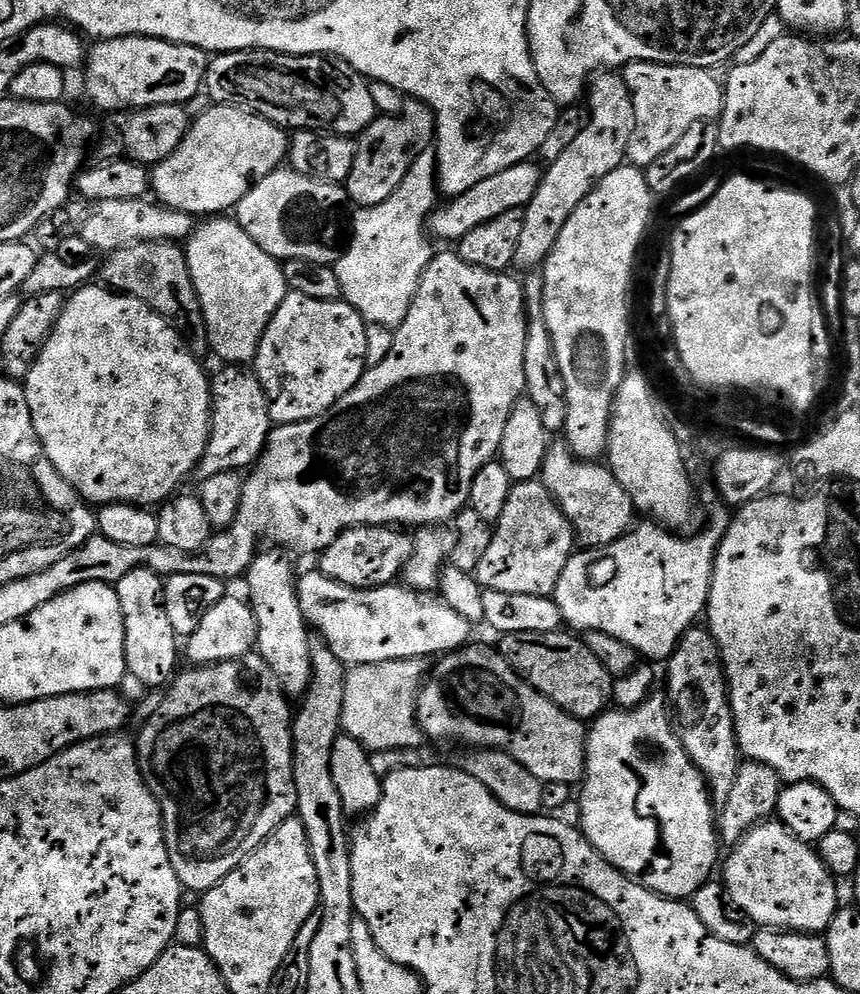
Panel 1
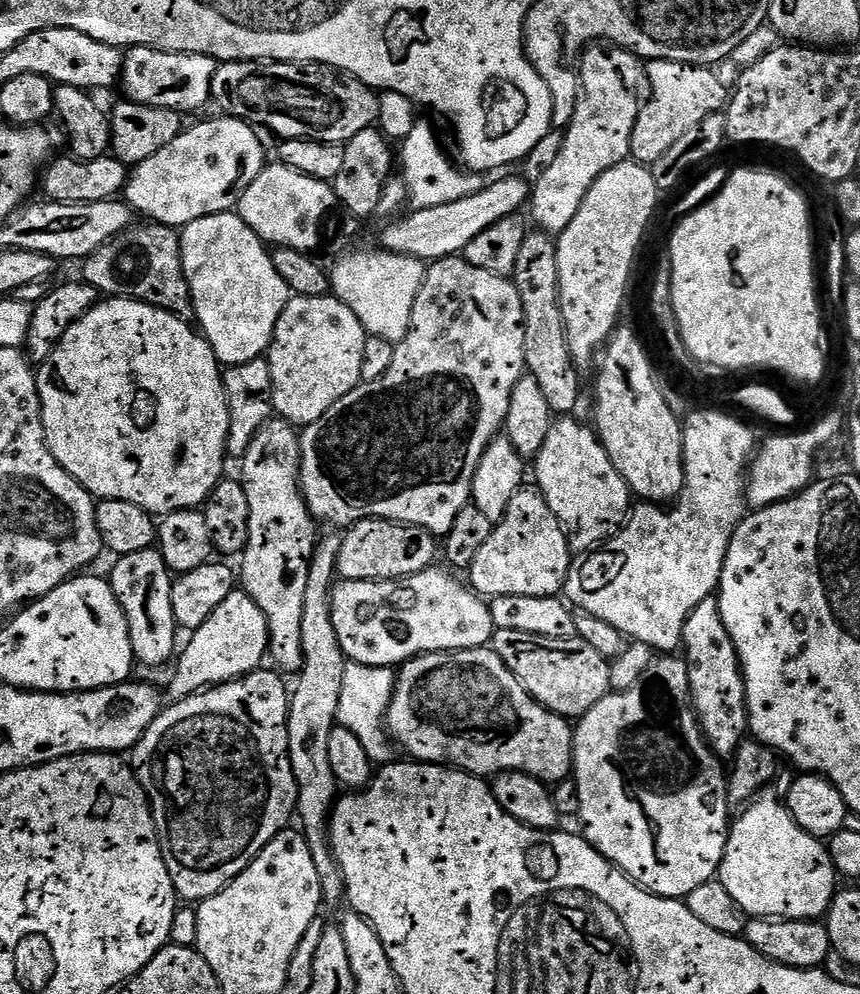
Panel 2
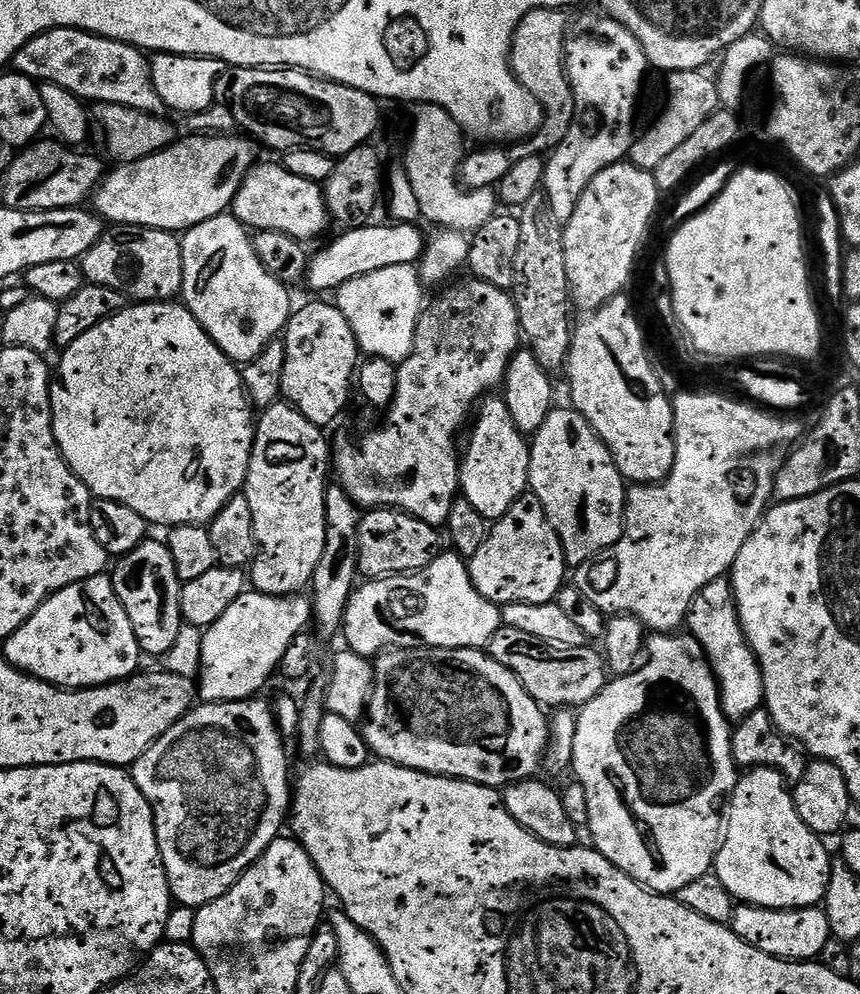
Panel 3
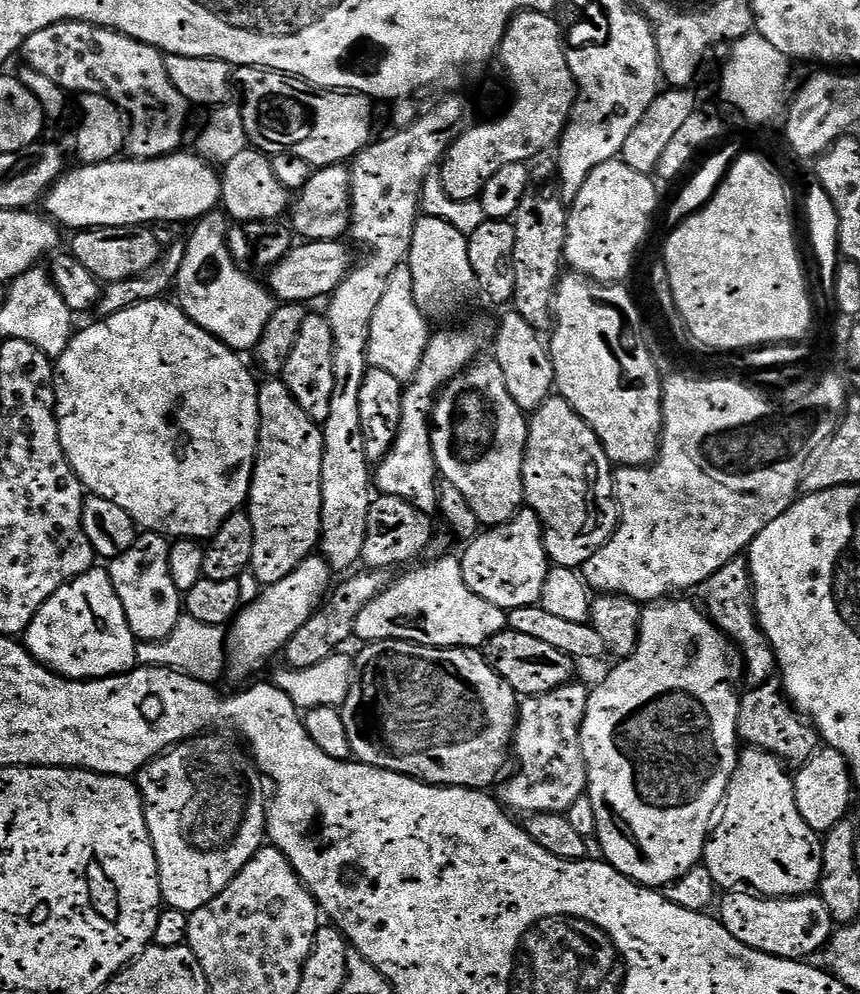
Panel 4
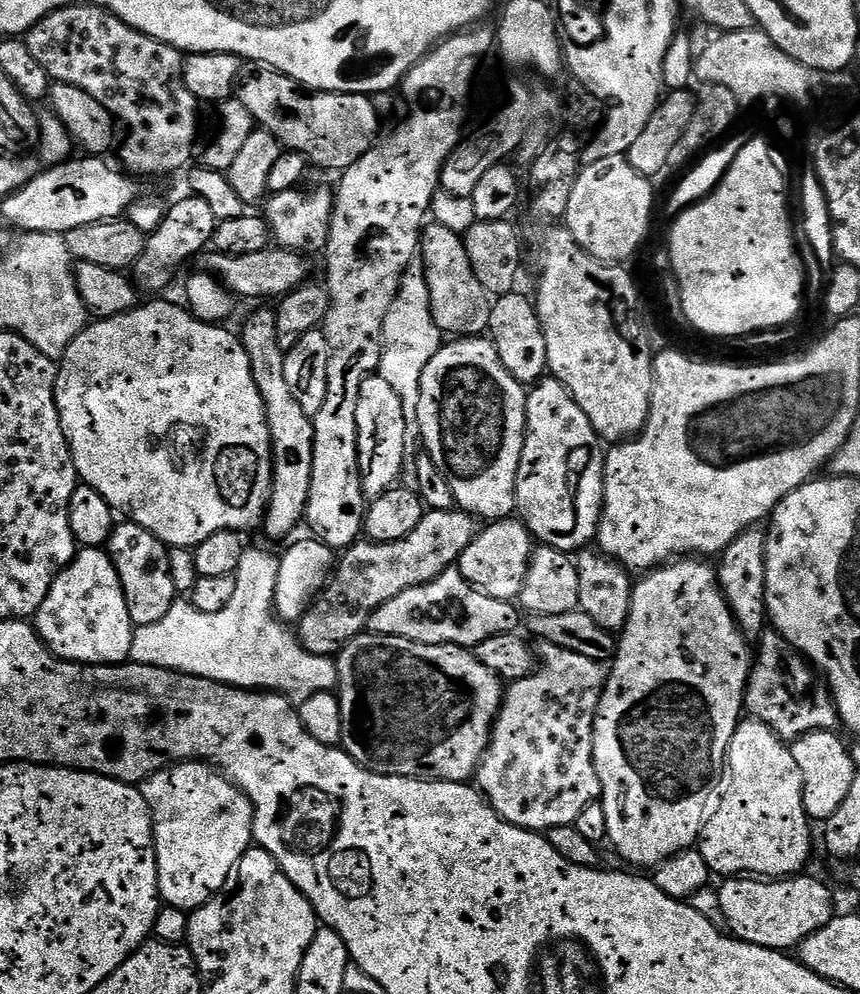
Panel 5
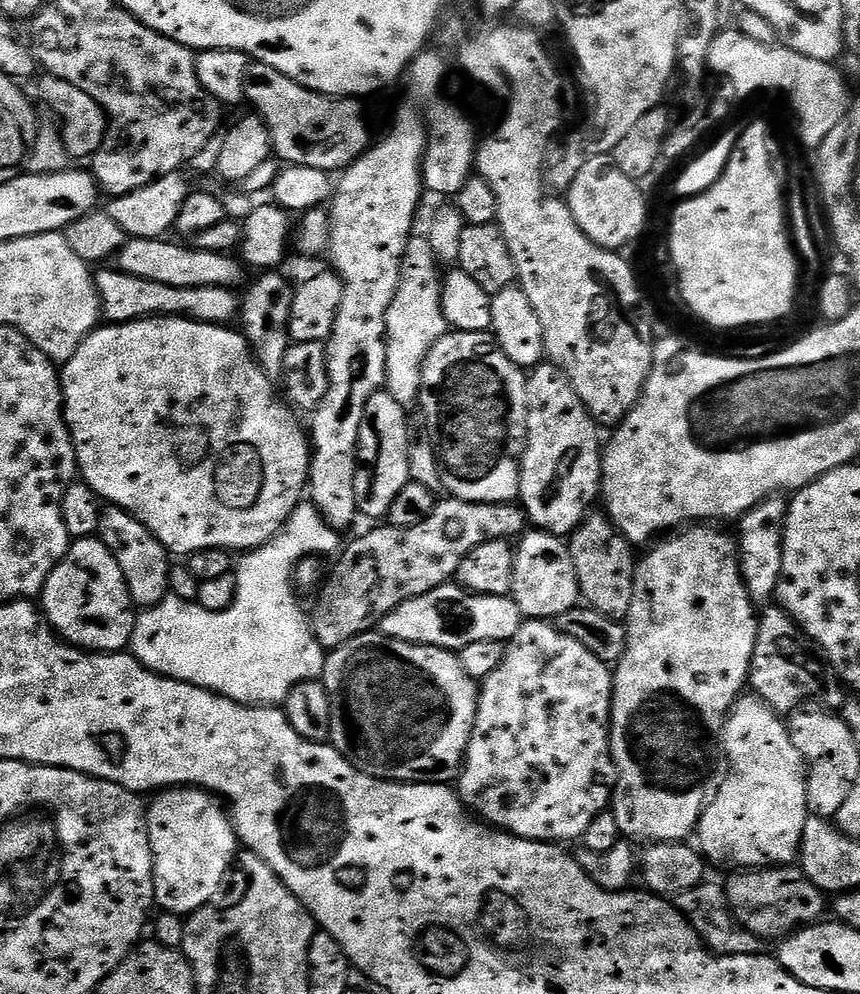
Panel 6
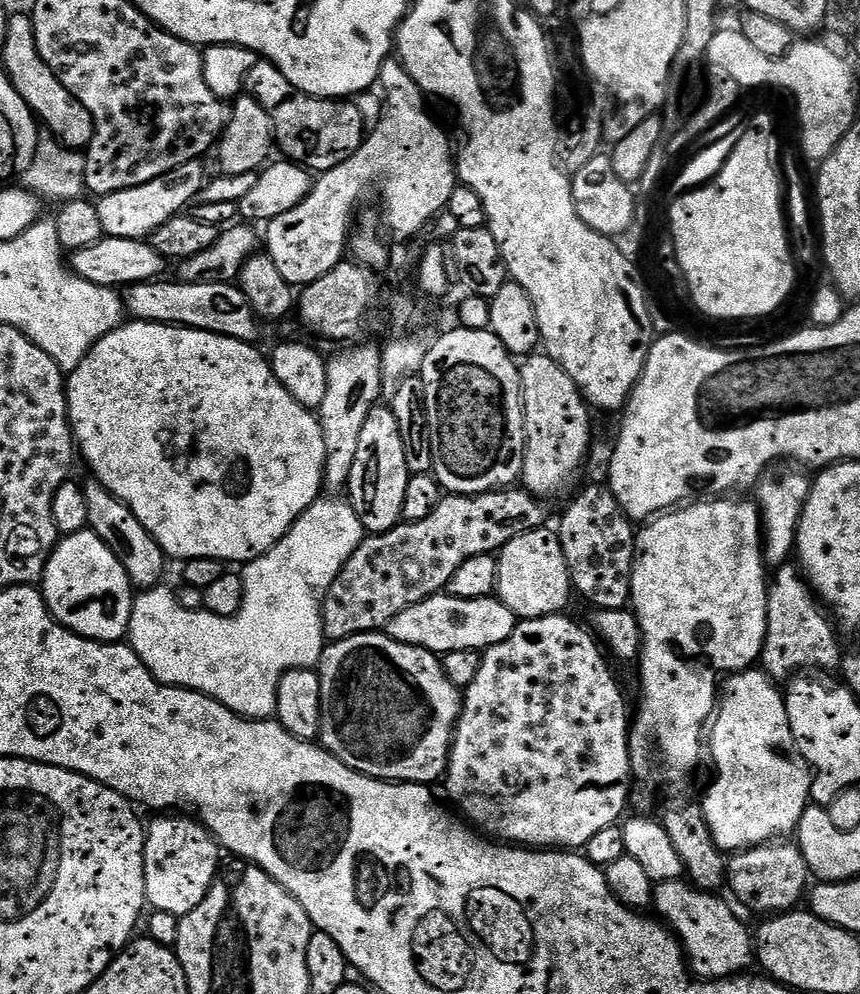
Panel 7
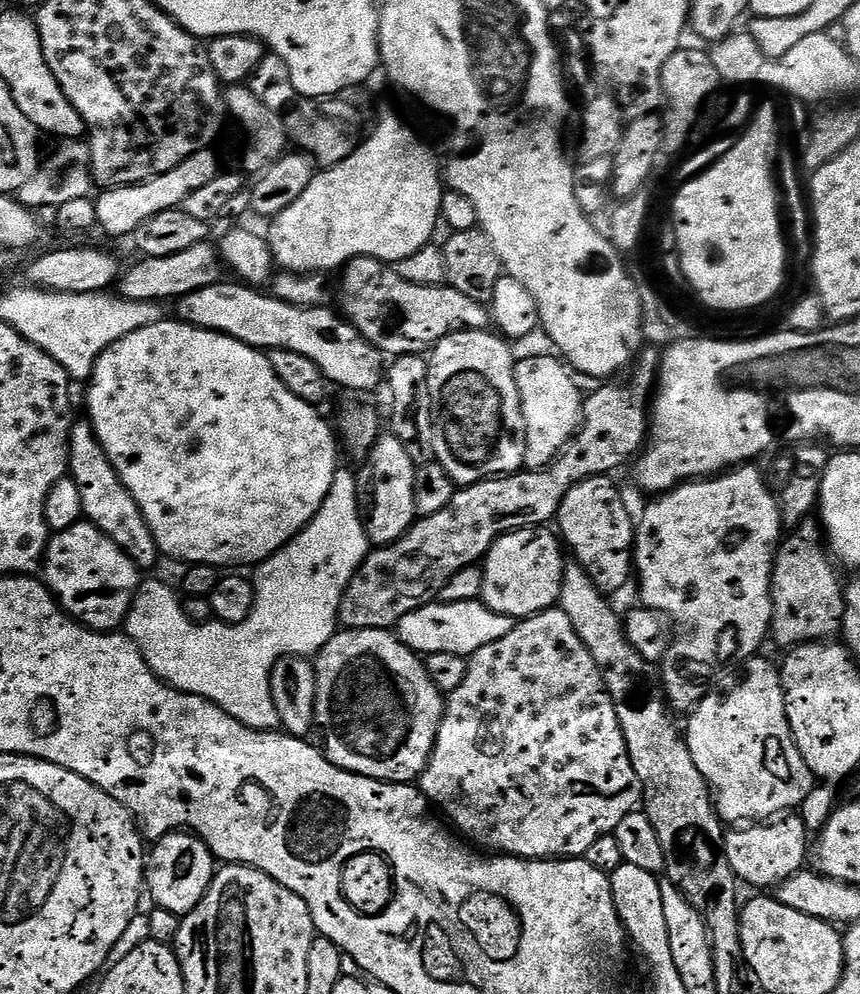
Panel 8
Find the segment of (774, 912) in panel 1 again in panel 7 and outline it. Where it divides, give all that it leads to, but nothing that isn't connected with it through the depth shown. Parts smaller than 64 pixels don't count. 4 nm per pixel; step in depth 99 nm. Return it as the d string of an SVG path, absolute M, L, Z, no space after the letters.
M753 666L729 675L727 680L728 685L725 688L723 685L722 699L710 724L710 756L712 752L716 777L702 799L702 807L710 834L714 834L714 842L721 852L735 854L777 838L791 837L795 833L802 814L810 806L813 771L794 742L790 718L786 714L784 692L776 689L779 687L772 677Z

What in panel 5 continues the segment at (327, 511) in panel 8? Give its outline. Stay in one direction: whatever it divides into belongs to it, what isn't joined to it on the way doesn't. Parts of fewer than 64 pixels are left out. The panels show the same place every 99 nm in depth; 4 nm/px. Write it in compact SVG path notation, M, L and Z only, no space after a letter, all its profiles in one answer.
M249 547L248 552L242 558L242 562L235 572L236 589L234 598L230 598L230 606L226 610L218 610L218 614L202 614L191 602L178 602L159 622L154 622L151 626L142 626L136 628L132 633L132 655L130 657L133 664L149 664L155 668L170 668L173 672L184 672L187 676L200 676L204 680L213 680L219 684L227 684L230 688L246 688L249 690L263 690L265 692L274 692L281 696L287 696L293 702L303 702L319 692L331 692L338 684L338 664L333 657L315 656L307 652L300 644L299 635L287 623L277 617L275 608L275 586L279 580L280 561L276 556L272 557L264 548Z

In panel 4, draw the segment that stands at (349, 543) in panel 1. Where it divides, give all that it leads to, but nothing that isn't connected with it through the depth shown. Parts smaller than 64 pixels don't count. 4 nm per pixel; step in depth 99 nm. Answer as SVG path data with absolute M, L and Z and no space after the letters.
M377 495L370 506L370 514L366 514L366 542L362 546L361 561L372 570L393 570L398 564L422 556L434 538L432 519L429 513L402 498Z

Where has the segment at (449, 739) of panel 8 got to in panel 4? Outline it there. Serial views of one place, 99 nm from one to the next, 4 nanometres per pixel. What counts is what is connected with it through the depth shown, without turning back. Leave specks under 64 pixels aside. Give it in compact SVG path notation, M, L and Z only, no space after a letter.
M573 682L558 686L541 696L527 697L519 705L514 737L516 773L508 781L505 779L498 791L498 799L505 809L523 814L566 814L570 805L587 793L588 771L580 735L588 709L589 691L589 685Z

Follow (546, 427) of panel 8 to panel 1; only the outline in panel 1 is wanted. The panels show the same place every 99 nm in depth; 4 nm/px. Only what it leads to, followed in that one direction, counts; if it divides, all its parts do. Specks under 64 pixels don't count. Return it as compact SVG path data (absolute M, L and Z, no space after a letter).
M553 443L549 447L544 459L542 479L546 490L550 490L571 522L575 539L579 543L581 540L585 549L610 546L633 527L632 500L626 490L622 490L618 478L614 478L611 468L600 462L589 462L573 456L567 443Z

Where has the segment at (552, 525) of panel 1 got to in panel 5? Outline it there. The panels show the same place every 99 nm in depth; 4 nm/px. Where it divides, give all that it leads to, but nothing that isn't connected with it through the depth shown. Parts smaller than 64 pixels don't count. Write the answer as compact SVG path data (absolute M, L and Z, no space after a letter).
M497 520L477 531L474 542L470 542L470 546L466 546L466 550L460 555L458 571L464 581L478 591L485 592L490 598L512 602L524 589L528 568L532 565L533 551L534 537L523 520Z

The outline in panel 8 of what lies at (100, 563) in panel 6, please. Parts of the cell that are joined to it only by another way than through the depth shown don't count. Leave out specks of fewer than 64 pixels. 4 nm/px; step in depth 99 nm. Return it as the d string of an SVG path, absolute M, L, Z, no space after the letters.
M90 522L70 526L70 530L55 533L49 539L42 576L61 608L73 620L97 632L110 632L125 623L126 610L131 608L132 597L142 583L142 572L136 563Z

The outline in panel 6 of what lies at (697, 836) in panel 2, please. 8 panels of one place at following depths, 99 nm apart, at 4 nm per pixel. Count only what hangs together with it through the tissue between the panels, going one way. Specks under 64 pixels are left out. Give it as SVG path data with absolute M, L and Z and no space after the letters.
M688 526L647 549L648 553L639 557L634 574L634 598L626 617L628 645L624 657L615 665L612 681L612 761L616 766L616 782L612 786L610 810L618 822L621 837L629 841L643 842L684 842L688 835L697 831L700 815L704 807L718 794L726 775L726 757L722 747L724 723L748 684L748 671L754 654L756 629L758 627L758 608L748 597L748 591L740 569L740 550L735 539L732 540L716 526Z

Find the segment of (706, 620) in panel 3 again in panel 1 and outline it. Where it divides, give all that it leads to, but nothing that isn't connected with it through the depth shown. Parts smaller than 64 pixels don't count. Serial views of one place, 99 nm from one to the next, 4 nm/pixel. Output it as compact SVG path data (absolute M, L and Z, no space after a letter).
M693 626L680 639L676 653L667 661L666 667L668 667L666 699L670 705L671 715L674 717L676 733L680 736L686 754L690 754L694 766L698 766L698 770L704 775L704 781L708 784L713 805L721 806L726 802L730 790L734 787L734 777L738 774L742 757L736 741L736 727L728 697L728 679L724 676L724 663L718 642L707 627Z

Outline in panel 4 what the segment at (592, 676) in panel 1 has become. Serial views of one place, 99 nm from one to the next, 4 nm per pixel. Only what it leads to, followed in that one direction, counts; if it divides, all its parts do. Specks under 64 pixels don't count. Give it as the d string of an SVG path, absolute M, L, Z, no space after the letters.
M511 630L491 636L487 644L483 645L482 655L489 666L516 691L517 697L520 698L541 696L558 686L573 683L575 676L572 675L578 668L577 661L571 656L562 654L562 650L549 646L547 642L541 642L539 638L530 638L526 634L518 634Z

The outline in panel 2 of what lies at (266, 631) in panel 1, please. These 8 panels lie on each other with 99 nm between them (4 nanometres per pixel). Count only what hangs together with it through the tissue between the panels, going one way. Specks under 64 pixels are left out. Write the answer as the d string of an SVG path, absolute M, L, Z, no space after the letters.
M279 418L267 420L258 430L254 442L250 442L248 452L242 458L244 464L238 473L238 479L246 490L246 499L250 502L250 534L248 544L239 557L238 580L242 591L257 604L265 615L269 626L269 644L267 655L273 660L281 673L299 673L304 665L302 654L302 606L306 595L306 578L310 578L310 562L316 553L318 535L317 521L300 492L300 437L297 429L288 421Z

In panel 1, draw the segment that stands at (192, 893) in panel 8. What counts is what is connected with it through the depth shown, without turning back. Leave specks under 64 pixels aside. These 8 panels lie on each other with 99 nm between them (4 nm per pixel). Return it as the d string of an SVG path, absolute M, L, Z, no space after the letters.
M249 654L237 660L222 661L218 664L192 666L189 672L181 671L173 679L167 689L168 697L156 708L156 713L148 720L148 725L138 736L138 759L140 771L144 773L144 781L152 789L160 810L164 813L164 841L170 854L170 866L174 866L174 874L178 874L181 885L195 894L203 894L220 884L226 874L230 874L244 859L255 850L262 841L282 822L293 819L297 815L296 803L298 790L294 782L294 766L292 765L292 718L293 709L288 709L289 697L284 694L279 678L266 666L266 662L259 654Z

